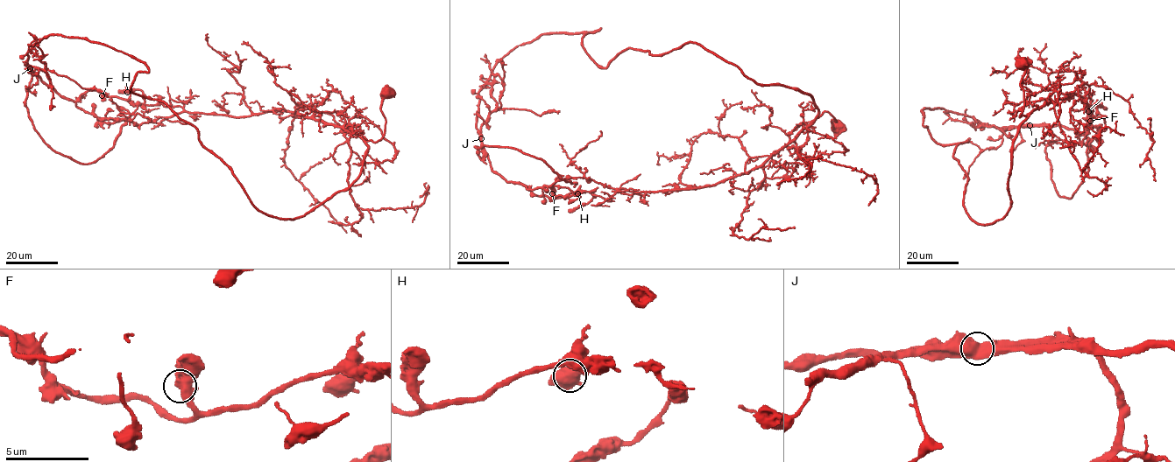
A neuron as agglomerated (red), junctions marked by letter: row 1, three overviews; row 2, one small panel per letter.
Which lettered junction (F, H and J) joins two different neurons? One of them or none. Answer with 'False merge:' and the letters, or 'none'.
False merge: J

